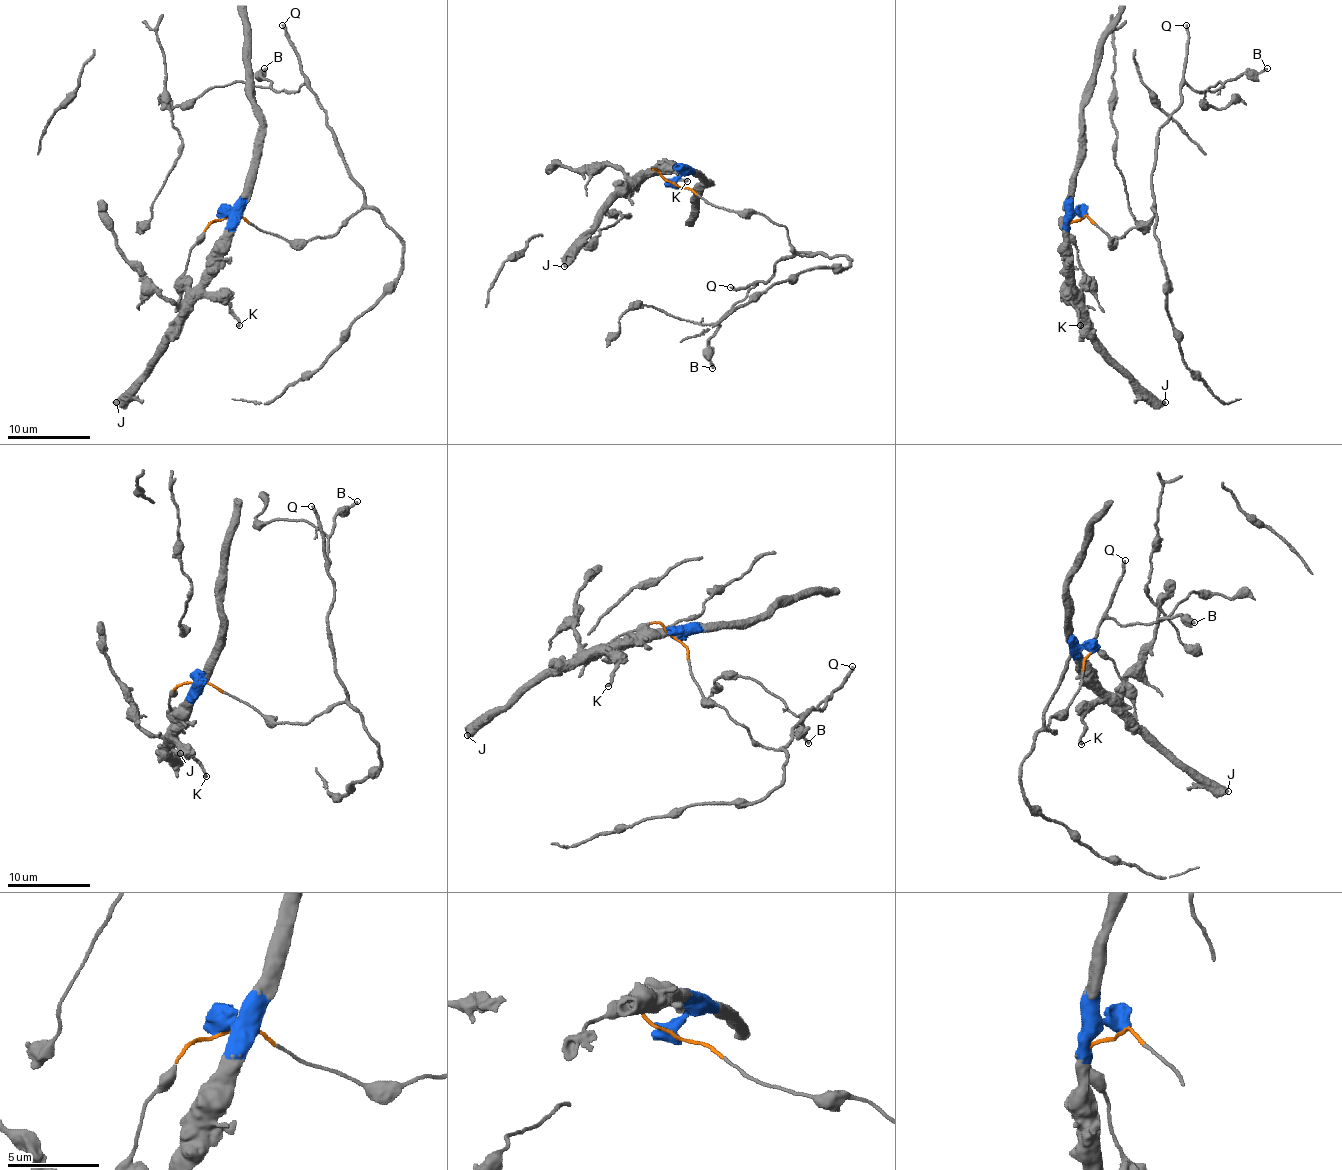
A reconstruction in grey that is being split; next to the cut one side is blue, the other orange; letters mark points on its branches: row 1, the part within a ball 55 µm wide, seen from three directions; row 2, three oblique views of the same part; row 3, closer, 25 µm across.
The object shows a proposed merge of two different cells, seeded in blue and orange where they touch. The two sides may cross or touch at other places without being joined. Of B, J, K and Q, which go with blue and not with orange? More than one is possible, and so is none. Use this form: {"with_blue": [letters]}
{"with_blue": ["J", "K"]}

